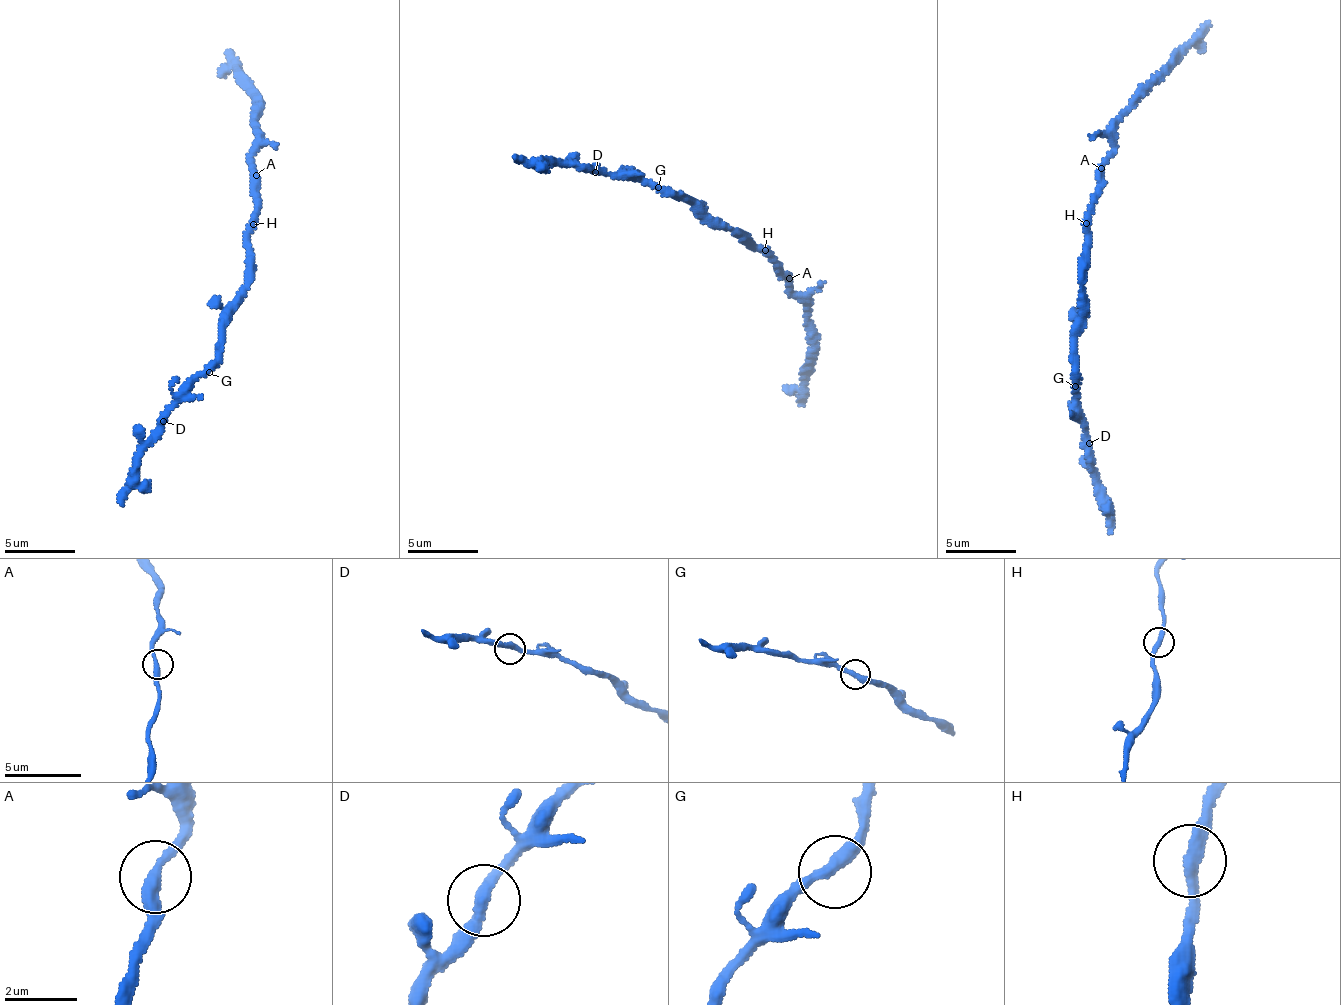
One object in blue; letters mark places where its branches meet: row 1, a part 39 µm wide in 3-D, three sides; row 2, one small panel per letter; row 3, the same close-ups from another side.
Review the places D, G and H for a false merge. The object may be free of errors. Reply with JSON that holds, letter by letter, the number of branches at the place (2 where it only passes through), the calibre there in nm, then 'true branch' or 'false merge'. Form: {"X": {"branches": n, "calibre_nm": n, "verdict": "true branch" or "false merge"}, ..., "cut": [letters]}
{"D": {"branches": 2, "calibre_nm": 320, "verdict": "true branch"}, "G": {"branches": 2, "calibre_nm": 340, "verdict": "true branch"}, "H": {"branches": 2, "calibre_nm": 320, "verdict": "true branch"}, "cut": []}

